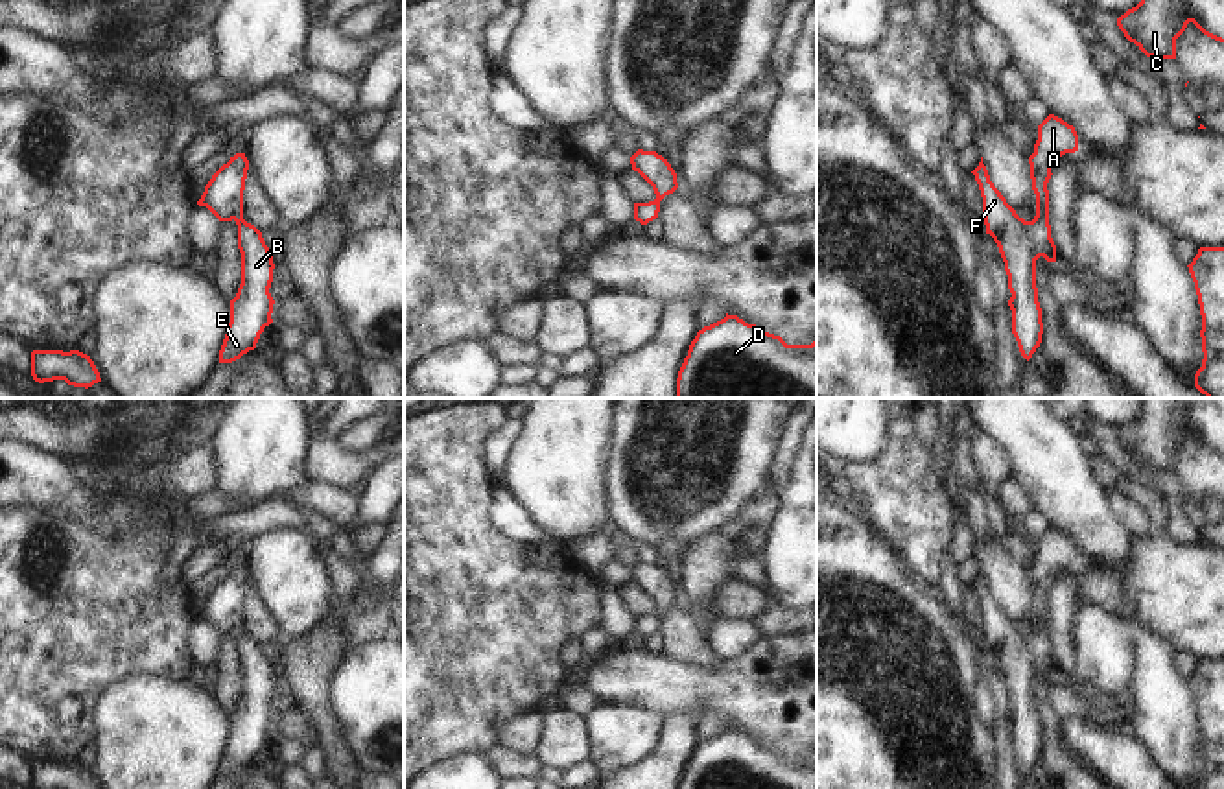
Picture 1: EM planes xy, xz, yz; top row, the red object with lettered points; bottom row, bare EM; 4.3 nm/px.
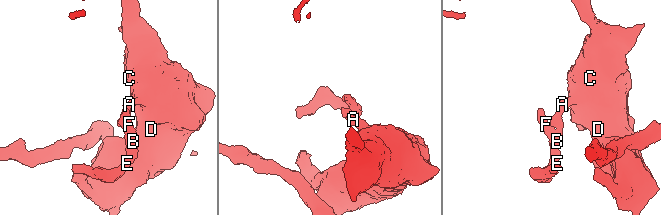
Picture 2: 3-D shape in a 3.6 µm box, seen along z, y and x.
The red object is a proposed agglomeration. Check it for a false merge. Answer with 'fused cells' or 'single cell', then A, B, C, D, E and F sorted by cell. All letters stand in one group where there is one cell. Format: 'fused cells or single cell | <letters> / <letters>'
single cell | A B C D E F

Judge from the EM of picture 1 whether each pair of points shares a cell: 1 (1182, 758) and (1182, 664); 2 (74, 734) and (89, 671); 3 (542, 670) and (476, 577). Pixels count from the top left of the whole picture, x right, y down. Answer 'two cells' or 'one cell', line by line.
1: two cells
2: one cell
3: one cell

